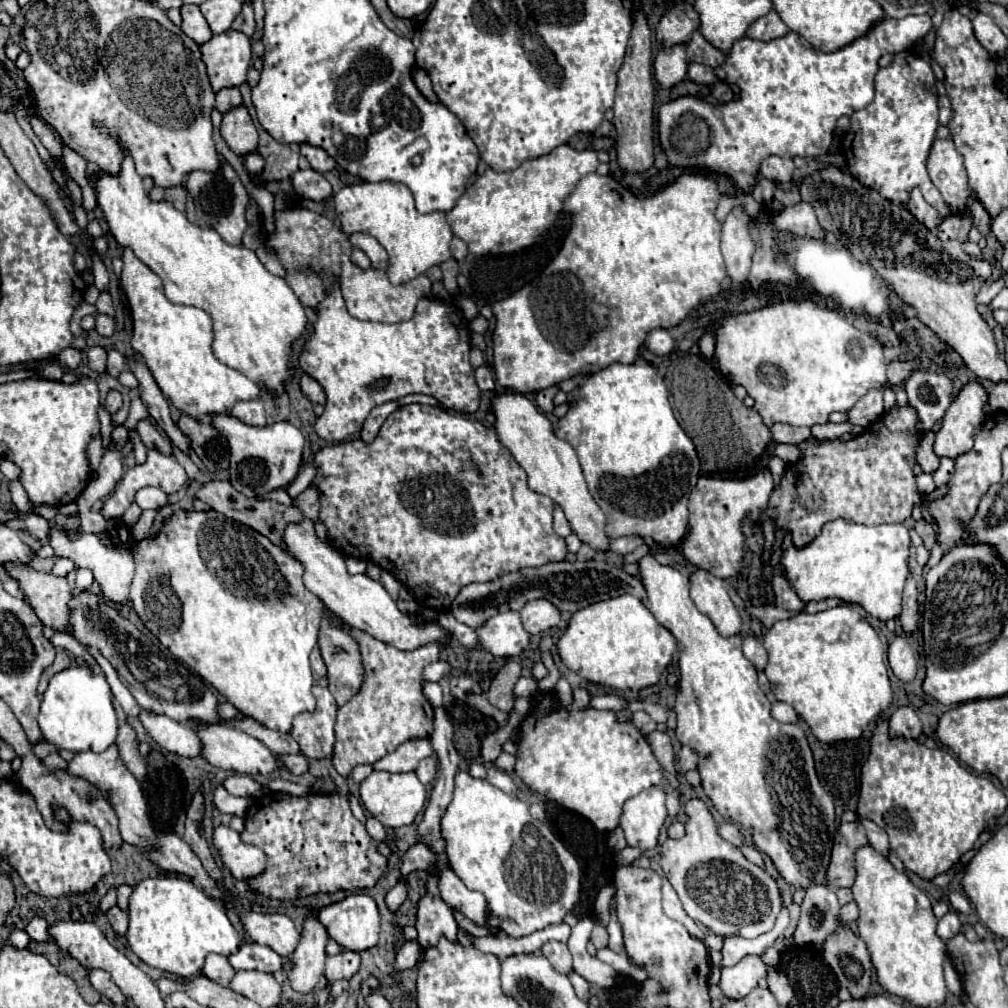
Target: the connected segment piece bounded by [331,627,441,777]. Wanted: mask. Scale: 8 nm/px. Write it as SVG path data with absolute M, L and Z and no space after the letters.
M347 627L357 639L363 665L365 681L361 691L337 711L335 723L335 745L331 765L343 777L349 777L357 765L373 765L397 745L409 739L429 739L433 733L433 705L423 695L421 669L439 659L439 645L431 643L415 651L399 651L363 631Z

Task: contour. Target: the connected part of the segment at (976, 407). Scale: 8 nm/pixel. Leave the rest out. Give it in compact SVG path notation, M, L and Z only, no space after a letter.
M969 383L957 395L943 417L943 427L935 435L937 457L957 459L971 451L973 437L983 427L983 405L987 393L979 383Z

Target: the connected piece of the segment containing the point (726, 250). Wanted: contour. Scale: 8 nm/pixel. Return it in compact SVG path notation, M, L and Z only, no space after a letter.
M739 207L733 209L725 223L723 223L723 237L721 237L721 253L725 257L727 275L733 283L743 283L749 275L751 255L755 245L747 231L749 215L745 215Z

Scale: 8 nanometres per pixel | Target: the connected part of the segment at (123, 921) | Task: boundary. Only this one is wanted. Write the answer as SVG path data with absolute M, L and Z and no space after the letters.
M111 907L109 913L107 913L107 919L109 919L113 931L115 931L119 937L123 937L123 935L127 933L129 919L127 919L127 913L125 913L125 911L121 911L119 907Z

